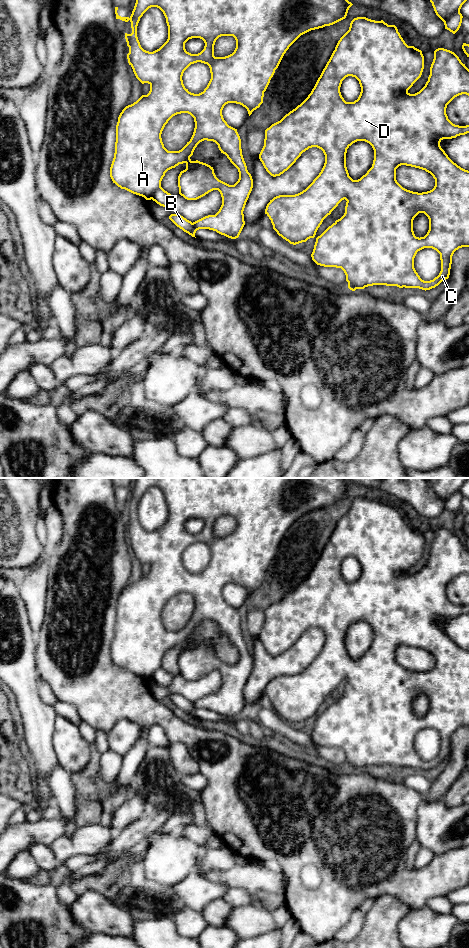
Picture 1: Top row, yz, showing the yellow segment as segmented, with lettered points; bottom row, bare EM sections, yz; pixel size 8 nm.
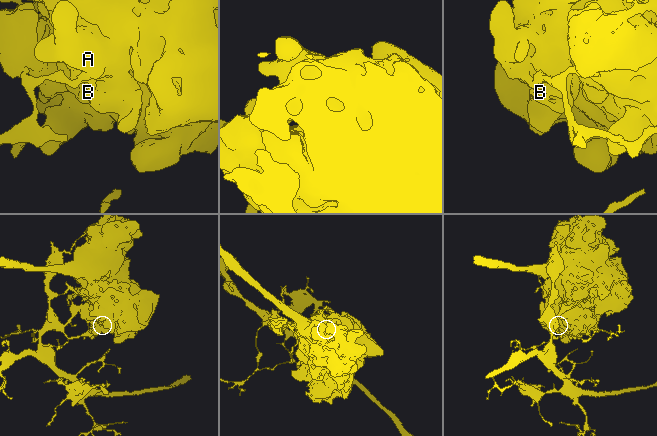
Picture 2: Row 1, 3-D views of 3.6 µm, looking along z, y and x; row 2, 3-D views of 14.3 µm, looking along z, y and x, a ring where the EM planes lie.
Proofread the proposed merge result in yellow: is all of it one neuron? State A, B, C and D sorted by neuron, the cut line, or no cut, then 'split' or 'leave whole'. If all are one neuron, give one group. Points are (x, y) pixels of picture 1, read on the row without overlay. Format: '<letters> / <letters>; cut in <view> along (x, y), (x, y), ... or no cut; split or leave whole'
A C D / B; cut in yz along (459, 490), (443, 501); split

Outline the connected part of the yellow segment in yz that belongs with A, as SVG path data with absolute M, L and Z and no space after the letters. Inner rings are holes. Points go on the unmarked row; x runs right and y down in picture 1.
M136 478L129 499L132 513L125 513L129 527L127 539L136 558L142 564L148 563L150 571L147 575L142 575L133 584L126 586L118 597L115 633L110 647L110 657L113 663L121 669L142 676L146 680L151 680L154 671L161 666L165 653L179 644L185 643L186 649L181 651L178 656L179 674L181 676L187 680L197 680L213 670L218 670L222 677L222 685L219 691L215 695L208 695L193 702L193 706L216 711L231 719L238 718L245 705L243 691L253 668L253 659L247 650L242 635L241 619L237 609L227 604L223 598L222 590L226 584L236 583L245 587L250 596L263 583L264 572L289 527L301 515L345 499L352 485L347 478ZM151 487L157 487L163 492L168 506L167 521L153 532L144 530L137 517L137 506L140 498ZM221 516L233 516L236 520L236 528L228 536L215 537L214 525ZM192 518L200 518L205 523L204 529L198 534L191 534L185 529L185 523ZM197 542L209 546L211 559L203 572L194 574L185 568L182 556L191 544ZM181 593L188 593L194 598L193 615L181 630L168 631L162 622L162 611L173 596ZM204 620L215 622L221 633L225 634L238 649L239 659L234 665L219 660L210 645L190 639L197 625Z

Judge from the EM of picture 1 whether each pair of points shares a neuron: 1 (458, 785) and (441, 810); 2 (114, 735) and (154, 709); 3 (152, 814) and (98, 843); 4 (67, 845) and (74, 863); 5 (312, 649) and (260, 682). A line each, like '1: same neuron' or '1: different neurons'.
1: different neurons
2: different neurons
3: different neurons
4: different neurons
5: same neuron

